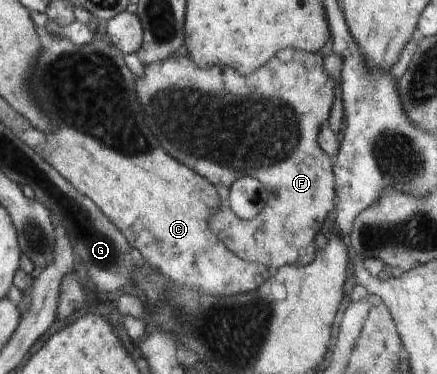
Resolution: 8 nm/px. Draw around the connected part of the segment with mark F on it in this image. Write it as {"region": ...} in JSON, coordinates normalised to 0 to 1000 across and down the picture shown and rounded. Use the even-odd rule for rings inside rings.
{"region":[[[650,128],[579,198],[556,203],[519,176],[455,182],[416,136],[373,163],[332,171],[325,203],[307,206],[309,251],[327,294],[332,332],[346,345],[346,358],[359,366],[368,396],[405,433],[478,481],[497,508],[506,567],[478,583],[478,610],[487,626],[547,690],[613,714],[622,730],[643,711],[698,711],[716,701],[725,668],[721,631],[748,572],[762,561],[769,527],[762,422],[735,401],[728,380],[730,342],[751,326],[762,267],[769,265],[762,209],[744,193],[735,144]],[[538,471],[588,476],[606,497],[613,521],[606,556],[574,599],[526,561],[519,524]]]}

